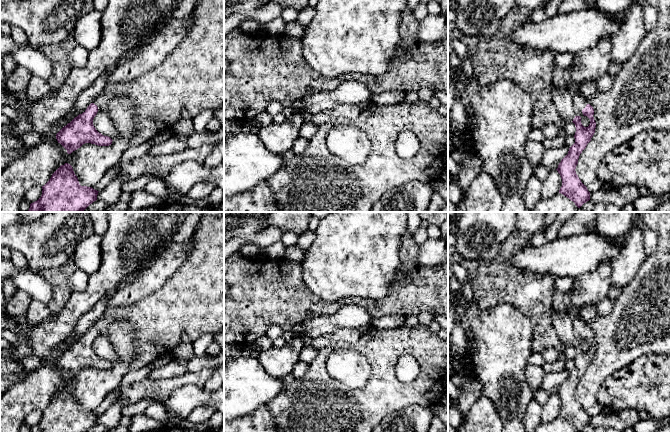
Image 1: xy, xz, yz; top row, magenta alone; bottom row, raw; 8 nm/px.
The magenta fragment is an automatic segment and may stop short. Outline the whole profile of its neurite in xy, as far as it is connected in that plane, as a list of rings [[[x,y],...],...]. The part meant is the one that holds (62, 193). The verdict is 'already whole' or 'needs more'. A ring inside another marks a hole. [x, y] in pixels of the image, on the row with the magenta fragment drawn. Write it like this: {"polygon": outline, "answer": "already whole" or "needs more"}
{"polygon": [[[68,163],[61,165],[42,189],[41,197],[26,212],[82,212],[97,200],[99,192],[81,186]]], "answer": "already whole"}

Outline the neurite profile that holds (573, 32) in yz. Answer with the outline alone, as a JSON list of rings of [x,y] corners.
[[[594,9],[557,14],[542,22],[516,28],[507,39],[519,46],[577,54],[602,38],[611,38],[622,24],[610,14]]]

